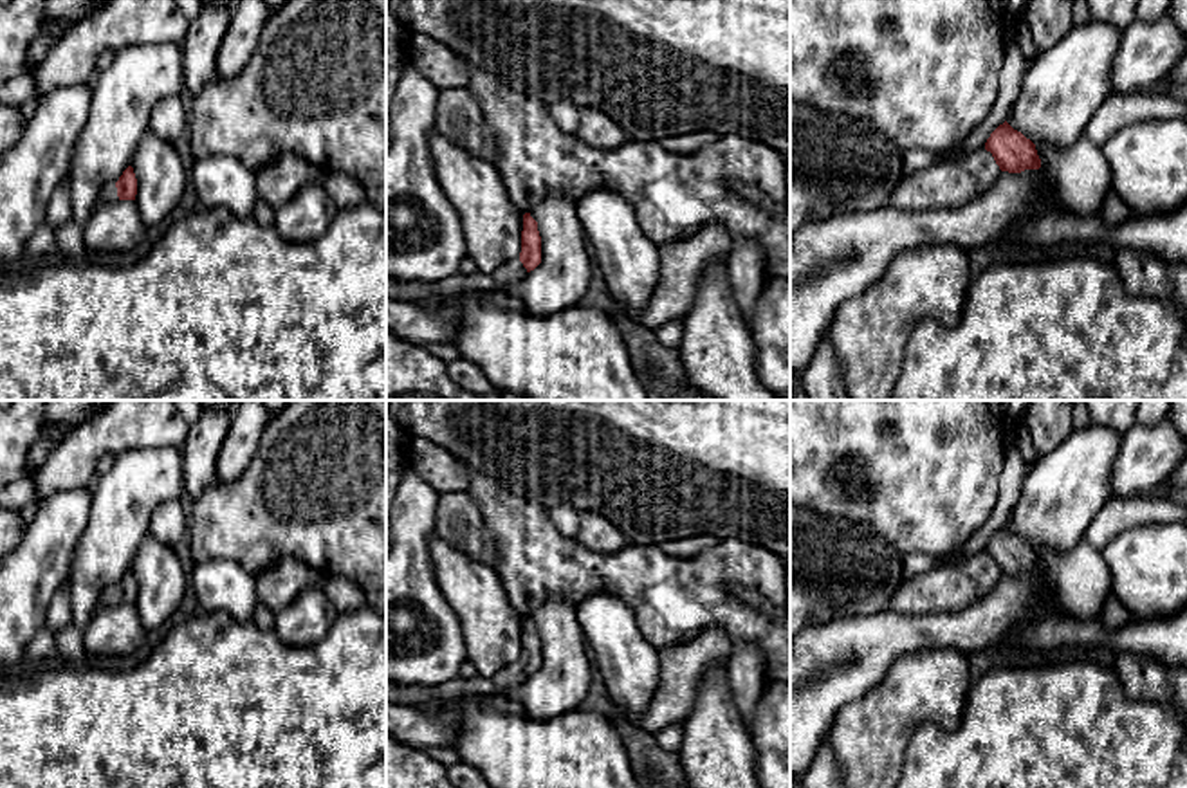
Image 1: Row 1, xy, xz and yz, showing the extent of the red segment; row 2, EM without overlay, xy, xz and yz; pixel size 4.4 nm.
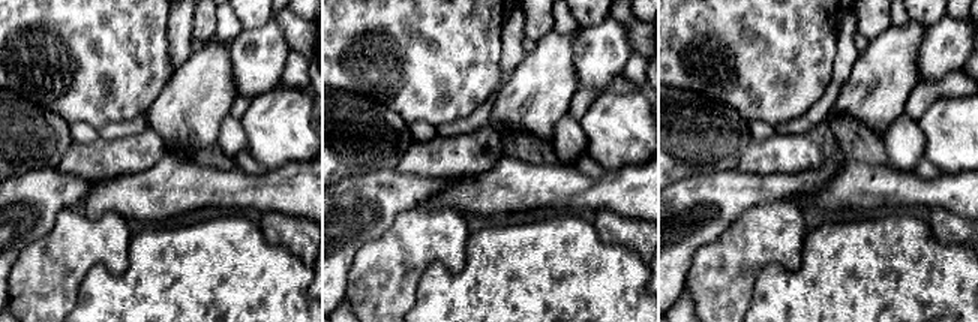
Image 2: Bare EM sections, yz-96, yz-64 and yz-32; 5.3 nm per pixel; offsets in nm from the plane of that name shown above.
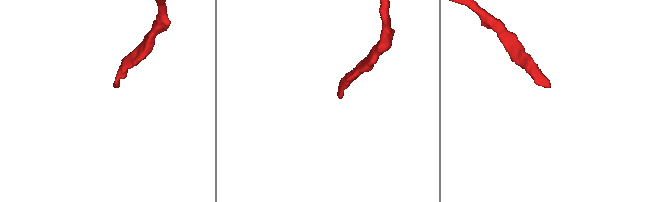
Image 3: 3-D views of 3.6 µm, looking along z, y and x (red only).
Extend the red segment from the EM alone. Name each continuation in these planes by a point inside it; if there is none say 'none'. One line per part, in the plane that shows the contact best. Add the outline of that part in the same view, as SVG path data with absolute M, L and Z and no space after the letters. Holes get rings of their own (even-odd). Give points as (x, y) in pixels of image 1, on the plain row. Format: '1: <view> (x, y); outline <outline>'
1: xy (109, 597); outline M112 586L112 588L108 588L106 591L101 593L97 609L114 606L114 604L117 604L117 602L119 602L119 600L117 600L117 591L115 591L115 586Z

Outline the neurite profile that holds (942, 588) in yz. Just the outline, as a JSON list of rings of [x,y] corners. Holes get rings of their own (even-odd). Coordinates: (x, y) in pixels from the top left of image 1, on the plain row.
[[[985,552],[971,563],[936,564],[918,575],[906,575],[889,600],[889,609],[913,615],[958,611],[987,595],[999,575]]]

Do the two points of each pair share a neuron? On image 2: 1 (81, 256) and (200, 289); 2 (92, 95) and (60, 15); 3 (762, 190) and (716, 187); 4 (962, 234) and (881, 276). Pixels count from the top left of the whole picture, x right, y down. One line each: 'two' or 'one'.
1: two
2: one
3: one
4: two

